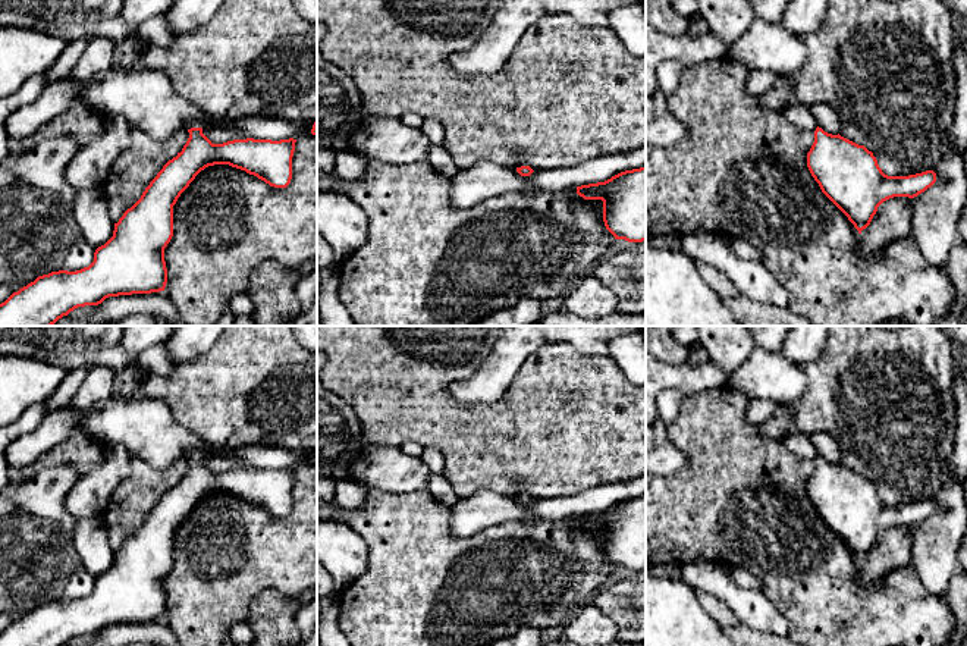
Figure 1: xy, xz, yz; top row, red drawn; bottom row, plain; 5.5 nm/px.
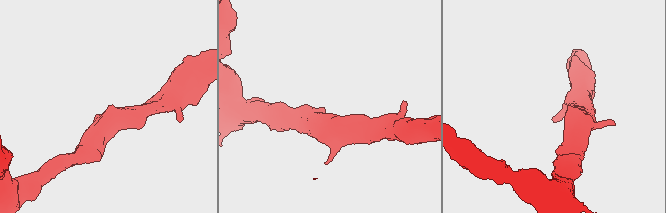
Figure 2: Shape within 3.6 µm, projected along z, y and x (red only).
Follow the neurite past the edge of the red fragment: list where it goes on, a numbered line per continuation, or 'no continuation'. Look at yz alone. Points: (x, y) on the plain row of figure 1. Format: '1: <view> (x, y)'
1: yz (801, 445)

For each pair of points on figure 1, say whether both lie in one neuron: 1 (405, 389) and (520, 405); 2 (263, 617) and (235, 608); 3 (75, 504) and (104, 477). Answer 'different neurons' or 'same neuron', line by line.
1: same neuron
2: different neurons
3: same neuron

